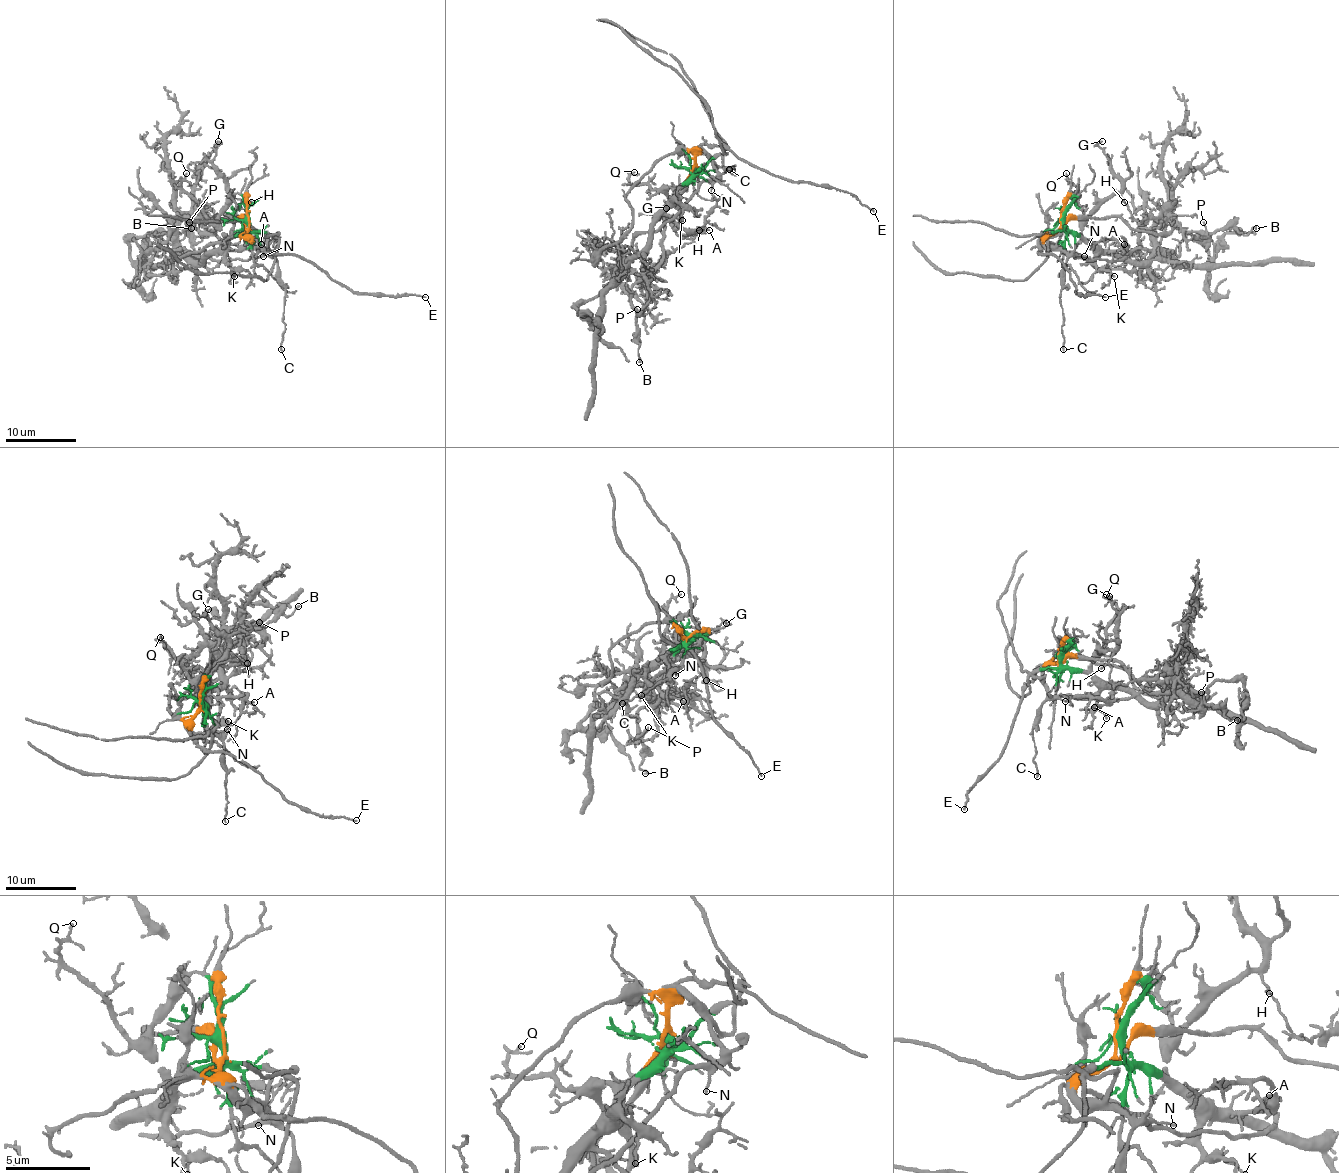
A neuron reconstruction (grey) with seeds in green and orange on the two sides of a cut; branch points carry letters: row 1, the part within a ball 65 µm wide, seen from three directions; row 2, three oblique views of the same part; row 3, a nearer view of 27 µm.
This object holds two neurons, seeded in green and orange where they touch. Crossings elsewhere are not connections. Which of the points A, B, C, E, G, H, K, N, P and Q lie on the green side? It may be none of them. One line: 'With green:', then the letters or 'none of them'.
With green: A, G, H, K, Q

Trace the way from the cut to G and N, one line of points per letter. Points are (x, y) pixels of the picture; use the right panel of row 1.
G: (1062, 220), (1065, 228), (1081, 237), (1083, 223), (1121, 188), (1121, 179), (1099, 146), (1102, 141)
N: (1060, 220), (1060, 227), (1044, 243), (1085, 257)

